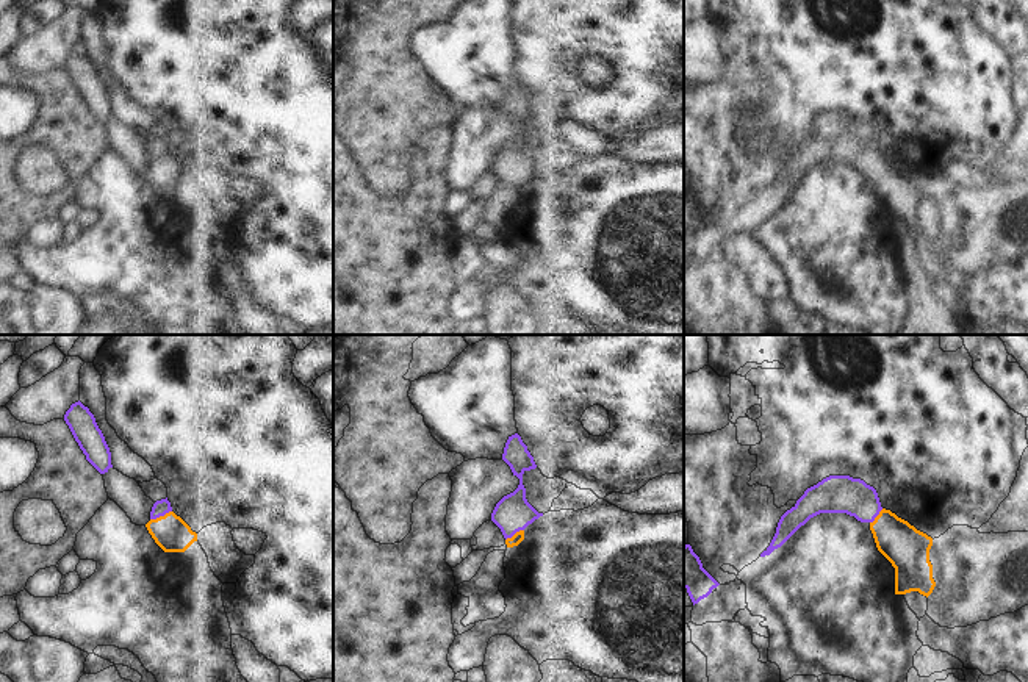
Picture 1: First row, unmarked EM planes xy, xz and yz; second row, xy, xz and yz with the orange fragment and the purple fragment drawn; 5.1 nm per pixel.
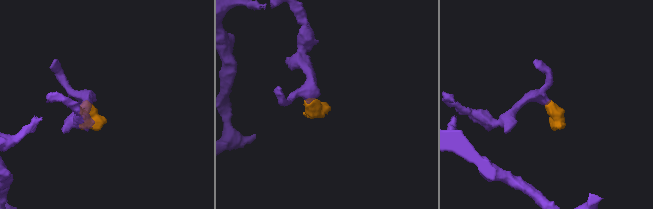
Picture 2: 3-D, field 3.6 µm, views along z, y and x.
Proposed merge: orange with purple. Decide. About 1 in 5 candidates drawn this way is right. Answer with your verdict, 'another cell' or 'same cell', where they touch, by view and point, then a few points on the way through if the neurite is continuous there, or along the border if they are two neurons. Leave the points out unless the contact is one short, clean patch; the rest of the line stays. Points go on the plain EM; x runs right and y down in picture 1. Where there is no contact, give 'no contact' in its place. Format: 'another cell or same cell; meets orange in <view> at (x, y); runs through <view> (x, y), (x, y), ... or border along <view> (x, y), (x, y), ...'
same cell; meets orange in xy at (160, 166); runs through xy (171, 182), (160, 166), (160, 157)

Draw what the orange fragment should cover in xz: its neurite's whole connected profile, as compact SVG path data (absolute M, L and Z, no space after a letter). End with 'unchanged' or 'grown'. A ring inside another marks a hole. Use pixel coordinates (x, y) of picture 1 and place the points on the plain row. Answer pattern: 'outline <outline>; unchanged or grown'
outline M518 83L509 86L502 109L510 116L513 125L519 128L519 135L496 153L491 170L501 178L507 197L513 197L524 189L524 178L543 163L538 163L526 149L523 124L535 119L537 114Z; grown

